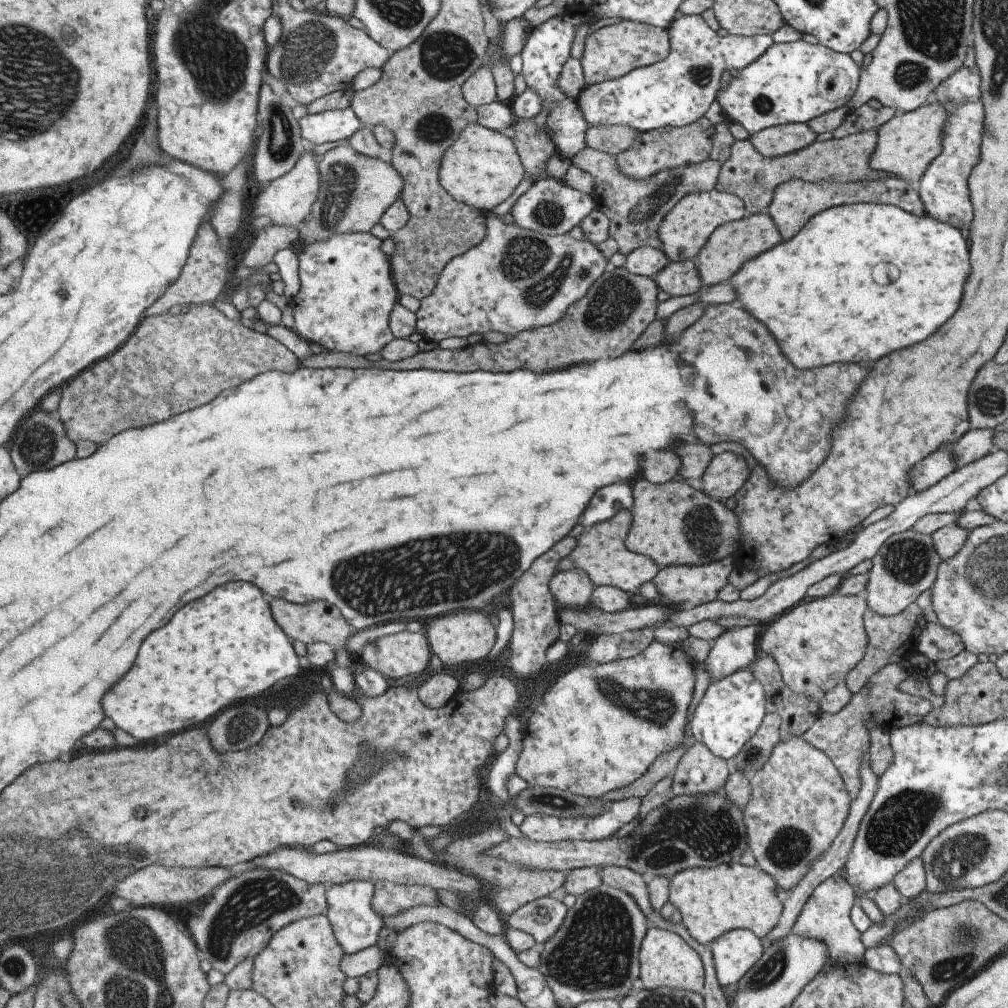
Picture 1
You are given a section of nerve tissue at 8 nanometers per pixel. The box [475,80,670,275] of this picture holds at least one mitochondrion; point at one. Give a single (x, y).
(545, 216)

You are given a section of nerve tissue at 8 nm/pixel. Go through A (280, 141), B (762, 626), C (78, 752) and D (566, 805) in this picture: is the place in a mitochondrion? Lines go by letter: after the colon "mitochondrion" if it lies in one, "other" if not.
A: mitochondrion
B: other
C: other
D: mitochondrion

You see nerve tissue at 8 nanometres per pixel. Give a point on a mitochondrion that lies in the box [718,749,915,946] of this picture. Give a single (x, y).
(788, 849)

